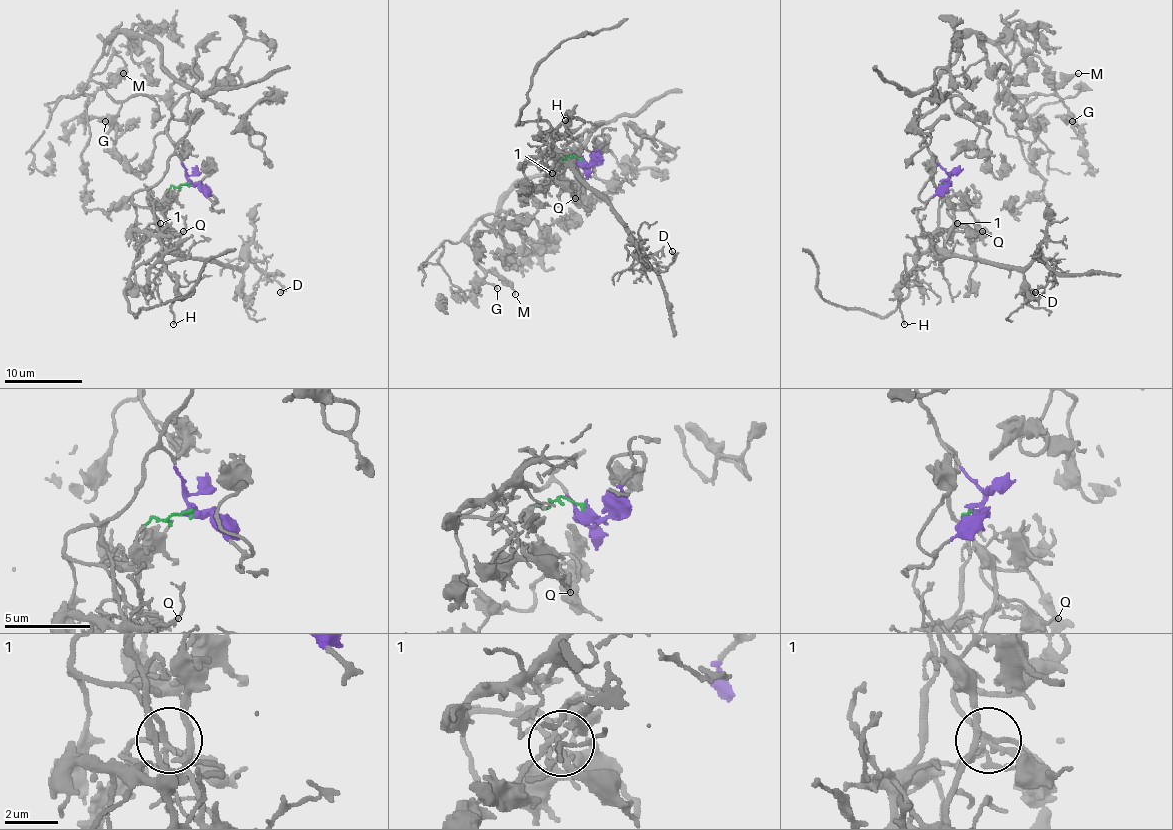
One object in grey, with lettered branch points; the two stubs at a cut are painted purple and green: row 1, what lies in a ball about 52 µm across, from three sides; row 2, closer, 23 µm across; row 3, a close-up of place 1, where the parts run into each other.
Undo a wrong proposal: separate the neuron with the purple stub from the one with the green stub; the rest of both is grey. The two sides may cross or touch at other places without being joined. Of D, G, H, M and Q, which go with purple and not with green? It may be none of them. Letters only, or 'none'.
G, M, Q

